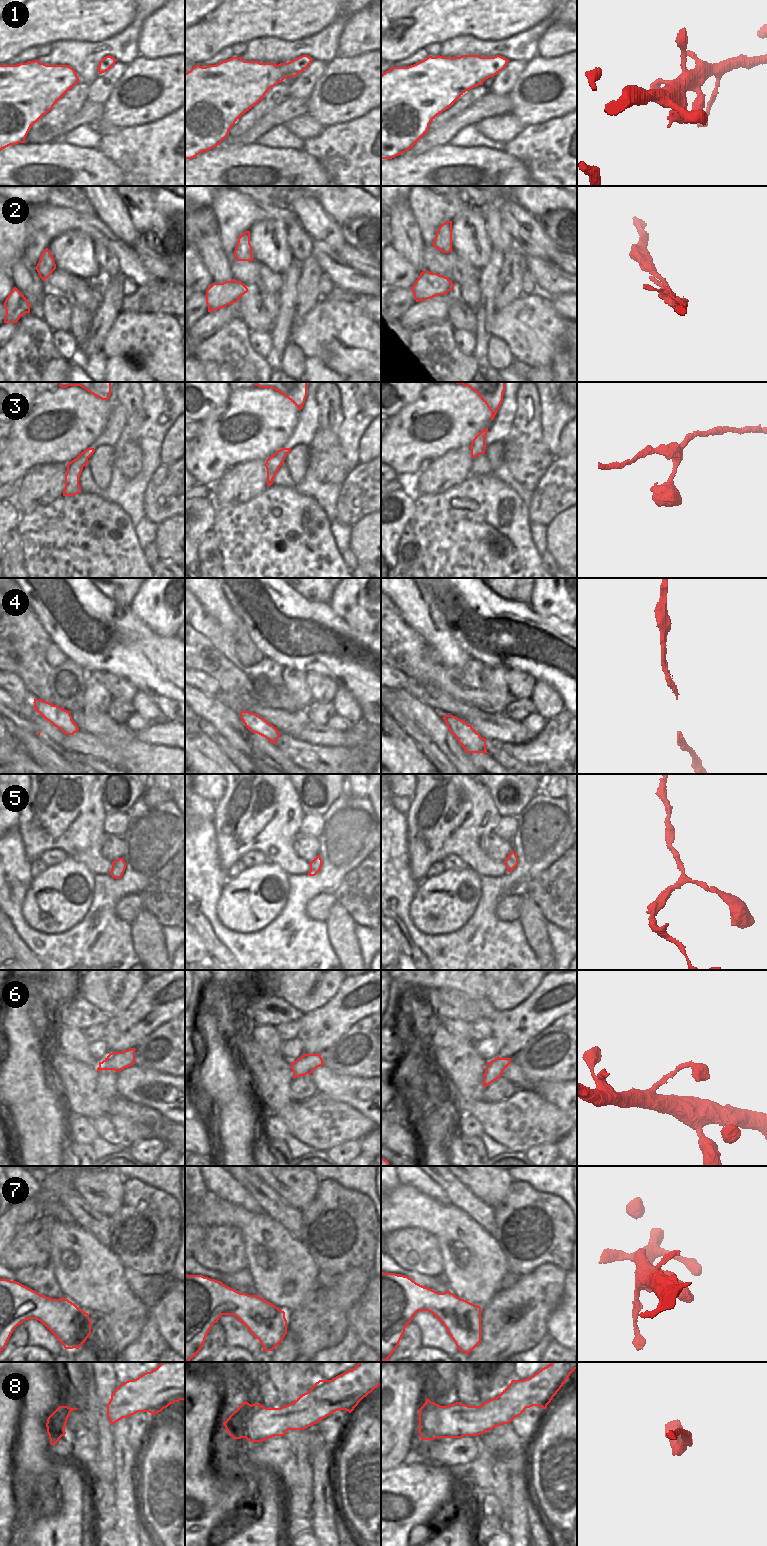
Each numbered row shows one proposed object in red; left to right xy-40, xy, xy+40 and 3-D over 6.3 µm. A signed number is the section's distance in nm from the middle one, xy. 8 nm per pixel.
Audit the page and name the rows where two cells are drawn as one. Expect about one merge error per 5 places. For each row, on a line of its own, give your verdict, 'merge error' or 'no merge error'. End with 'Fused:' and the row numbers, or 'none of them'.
1: no merge error
2: no merge error
3: no merge error
4: merge error
5: no merge error
6: no merge error
7: no merge error
8: no merge error
Fused: 4

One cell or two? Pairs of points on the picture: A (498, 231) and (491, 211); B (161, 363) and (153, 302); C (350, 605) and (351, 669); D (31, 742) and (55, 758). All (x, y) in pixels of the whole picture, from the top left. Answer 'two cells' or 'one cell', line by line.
A: one cell
B: two cells
C: two cells
D: one cell

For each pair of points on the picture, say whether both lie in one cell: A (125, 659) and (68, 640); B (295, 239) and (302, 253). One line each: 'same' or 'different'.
A: same
B: same

